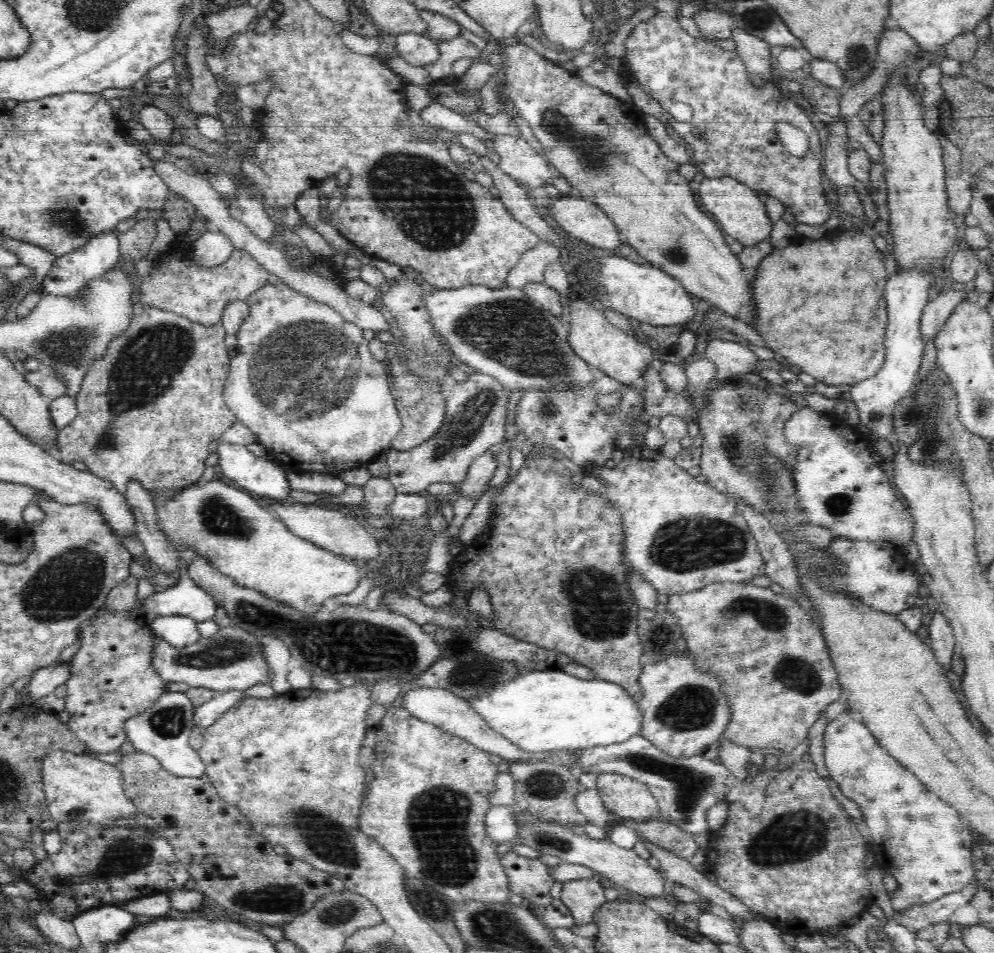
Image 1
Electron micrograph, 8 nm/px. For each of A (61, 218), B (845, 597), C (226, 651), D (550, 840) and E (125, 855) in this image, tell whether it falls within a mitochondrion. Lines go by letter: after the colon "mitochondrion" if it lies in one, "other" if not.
A: mitochondrion
B: other
C: mitochondrion
D: mitochondrion
E: mitochondrion

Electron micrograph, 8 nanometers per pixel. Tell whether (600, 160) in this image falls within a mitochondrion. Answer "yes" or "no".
yes

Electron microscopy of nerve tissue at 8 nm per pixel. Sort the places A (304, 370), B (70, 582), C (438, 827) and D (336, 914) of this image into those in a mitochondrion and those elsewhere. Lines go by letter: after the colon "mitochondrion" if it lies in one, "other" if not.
A: mitochondrion
B: mitochondrion
C: mitochondrion
D: mitochondrion

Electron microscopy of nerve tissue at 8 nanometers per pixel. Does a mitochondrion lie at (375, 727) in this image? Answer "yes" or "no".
no

